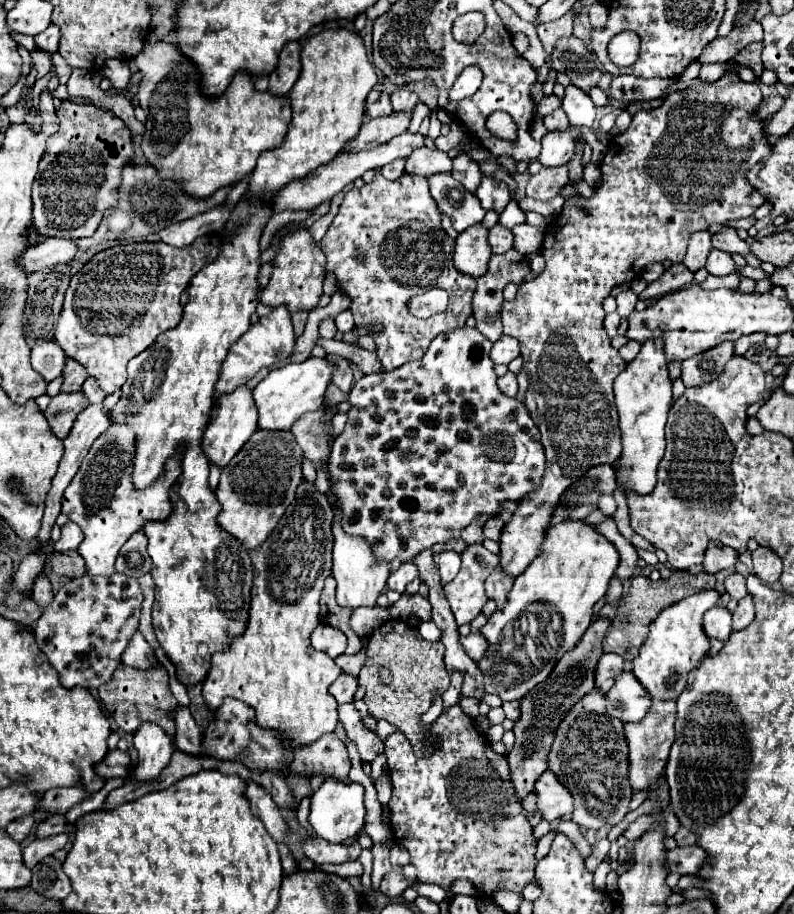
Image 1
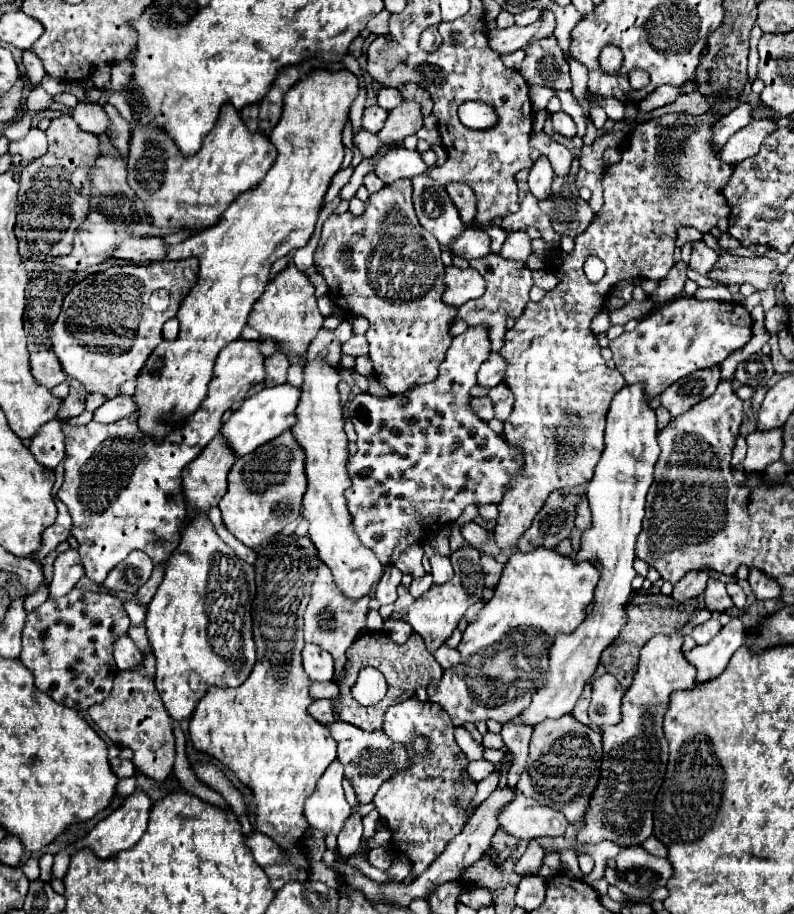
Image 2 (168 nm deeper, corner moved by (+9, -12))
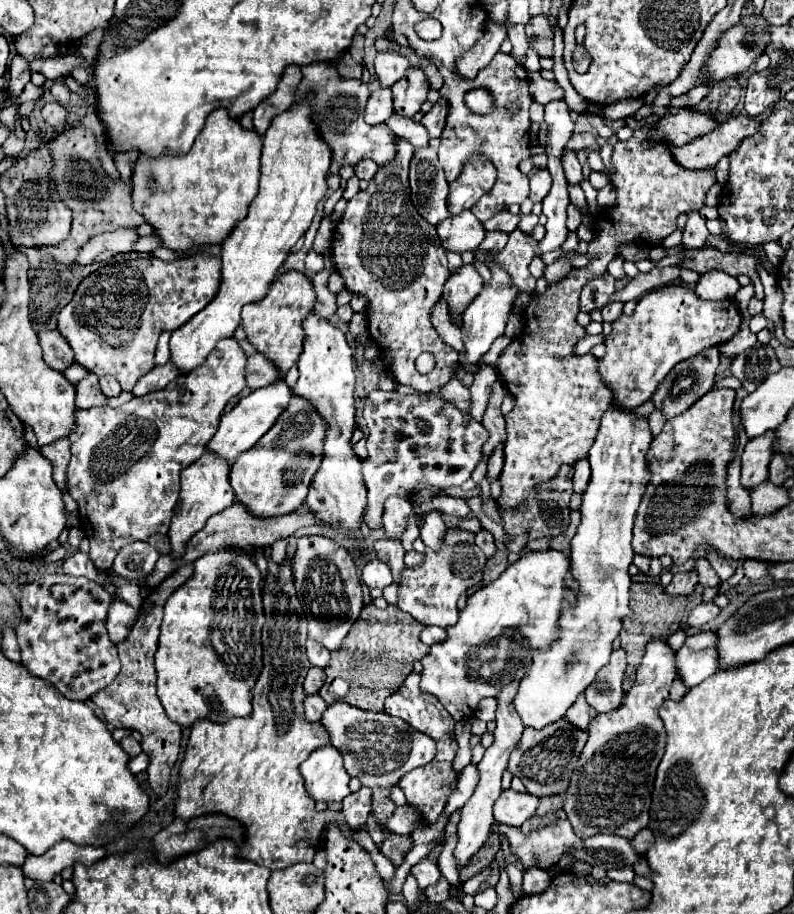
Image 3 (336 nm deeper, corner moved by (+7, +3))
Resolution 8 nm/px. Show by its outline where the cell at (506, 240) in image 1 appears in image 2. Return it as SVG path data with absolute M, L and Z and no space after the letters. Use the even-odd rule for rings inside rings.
M469 225L457 239L453 239L451 245L447 245L447 249L451 251L451 255L463 257L467 261L479 259L479 257L491 253L489 235L485 235L483 229L479 229L475 225Z

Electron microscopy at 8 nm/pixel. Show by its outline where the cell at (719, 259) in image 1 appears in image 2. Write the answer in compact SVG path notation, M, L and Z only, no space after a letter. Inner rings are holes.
M695 241L691 245L691 261L689 267L701 275L707 275L713 265L717 263L717 251L713 251L711 247L707 247L703 241Z

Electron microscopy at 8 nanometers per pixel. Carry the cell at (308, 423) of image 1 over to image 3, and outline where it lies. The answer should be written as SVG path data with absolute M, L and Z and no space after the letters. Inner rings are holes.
M311 314L303 322L305 328L305 346L299 356L299 380L293 386L293 394L307 400L315 406L317 414L327 422L325 442L321 466L313 476L309 486L307 504L311 512L315 512L323 524L329 524L331 530L347 534L355 540L357 558L367 558L365 542L357 540L361 534L361 518L365 504L365 484L359 472L361 462L351 448L351 436L355 430L355 406L353 406L353 388L355 388L355 372L353 372L353 348L347 344L345 334L337 330L331 322Z

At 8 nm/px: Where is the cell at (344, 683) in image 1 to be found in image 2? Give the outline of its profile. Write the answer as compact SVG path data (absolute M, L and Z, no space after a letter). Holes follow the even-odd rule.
M329 699L313 701L313 703L309 705L309 715L311 715L315 721L323 723L323 725L329 725L329 723L335 721L333 711L331 711L331 701L329 701Z

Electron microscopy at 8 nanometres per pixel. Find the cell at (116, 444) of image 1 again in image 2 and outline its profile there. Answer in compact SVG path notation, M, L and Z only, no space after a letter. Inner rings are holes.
M231 341L225 345L215 361L213 379L209 383L207 397L203 399L201 407L183 419L177 419L173 423L171 433L167 433L161 441L155 441L151 435L145 435L137 421L139 413L127 415L125 419L119 419L117 423L97 423L91 421L81 427L73 427L69 423L63 423L63 435L65 435L65 447L67 447L67 459L63 463L65 467L65 481L59 489L59 499L67 505L69 515L73 519L73 537L79 541L79 555L85 567L85 575L95 581L103 583L107 573L121 563L131 551L139 549L145 551L153 563L163 563L169 559L169 555L177 549L177 543L181 541L181 523L185 519L185 499L181 495L181 471L185 465L189 465L219 433L223 425L223 413L231 409L233 403L243 401L247 391L265 379L265 363L263 355L259 353L257 341Z

